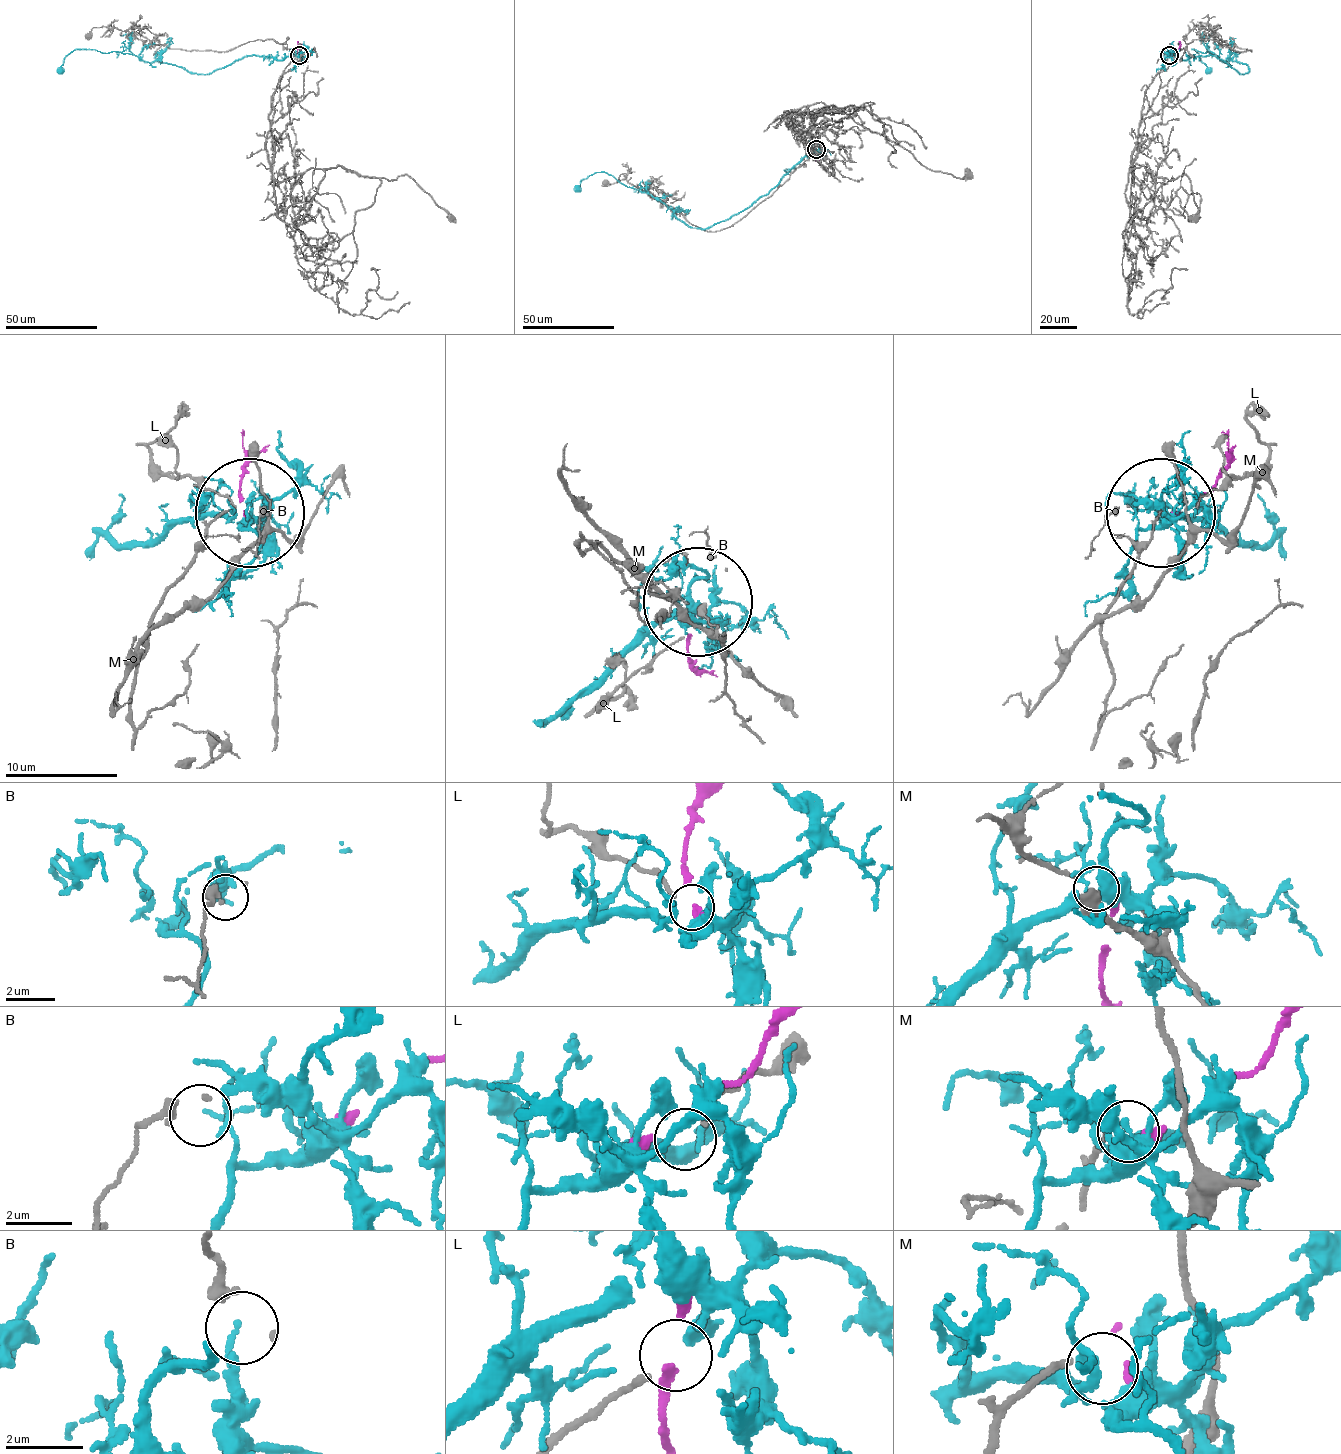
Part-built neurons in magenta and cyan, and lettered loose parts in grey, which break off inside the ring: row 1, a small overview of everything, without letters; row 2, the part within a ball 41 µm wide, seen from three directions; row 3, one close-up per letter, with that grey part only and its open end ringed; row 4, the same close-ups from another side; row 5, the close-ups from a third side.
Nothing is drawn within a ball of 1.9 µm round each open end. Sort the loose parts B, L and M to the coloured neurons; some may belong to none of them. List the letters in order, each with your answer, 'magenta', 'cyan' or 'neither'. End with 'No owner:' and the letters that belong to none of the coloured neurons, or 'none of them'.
B: neither
L: neither
M: magenta
No owner: B, L

